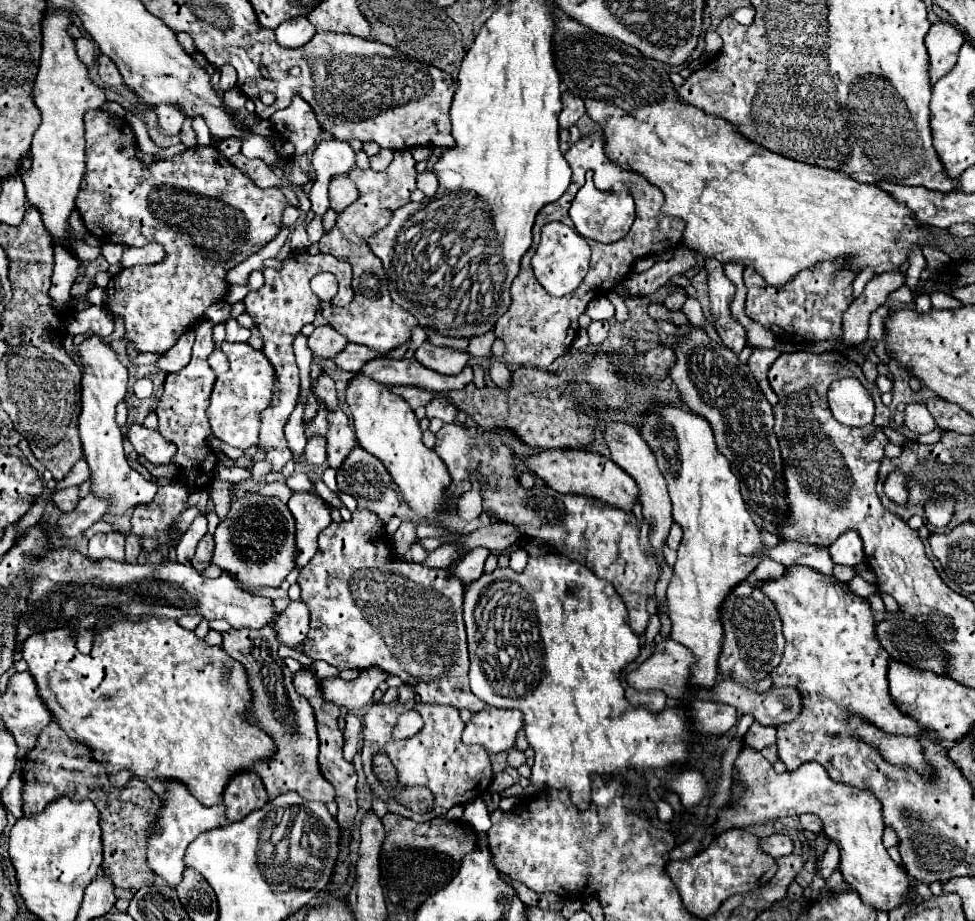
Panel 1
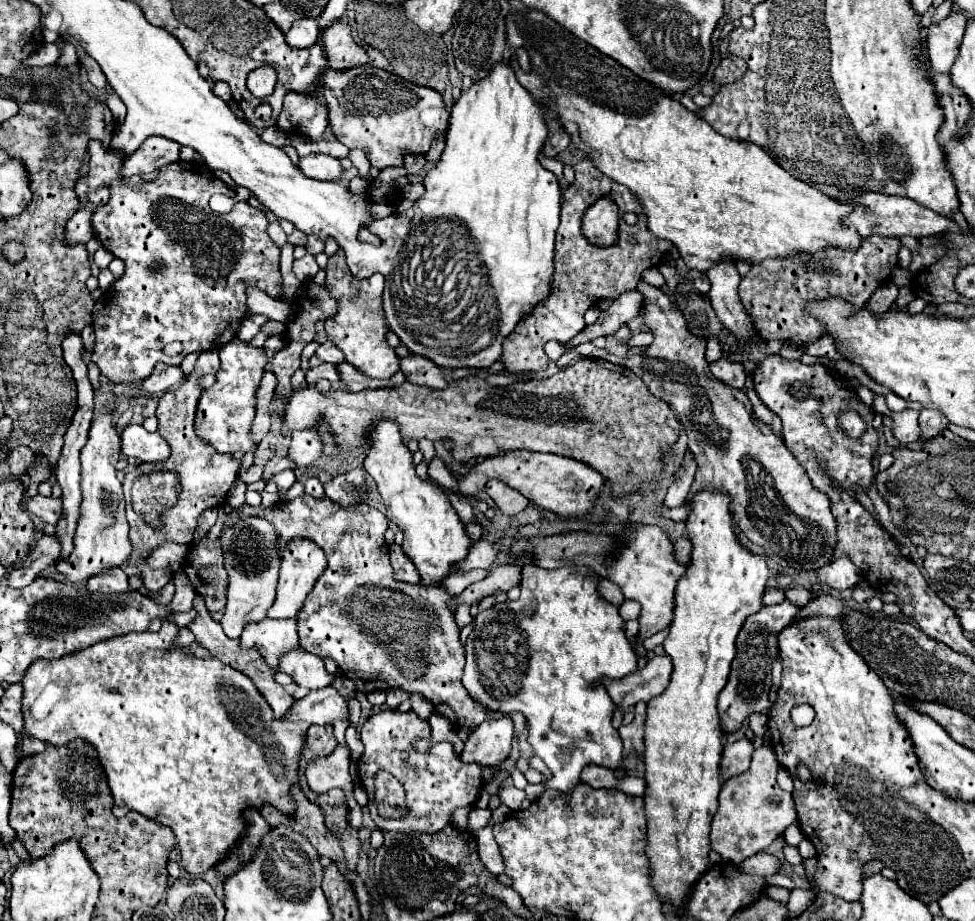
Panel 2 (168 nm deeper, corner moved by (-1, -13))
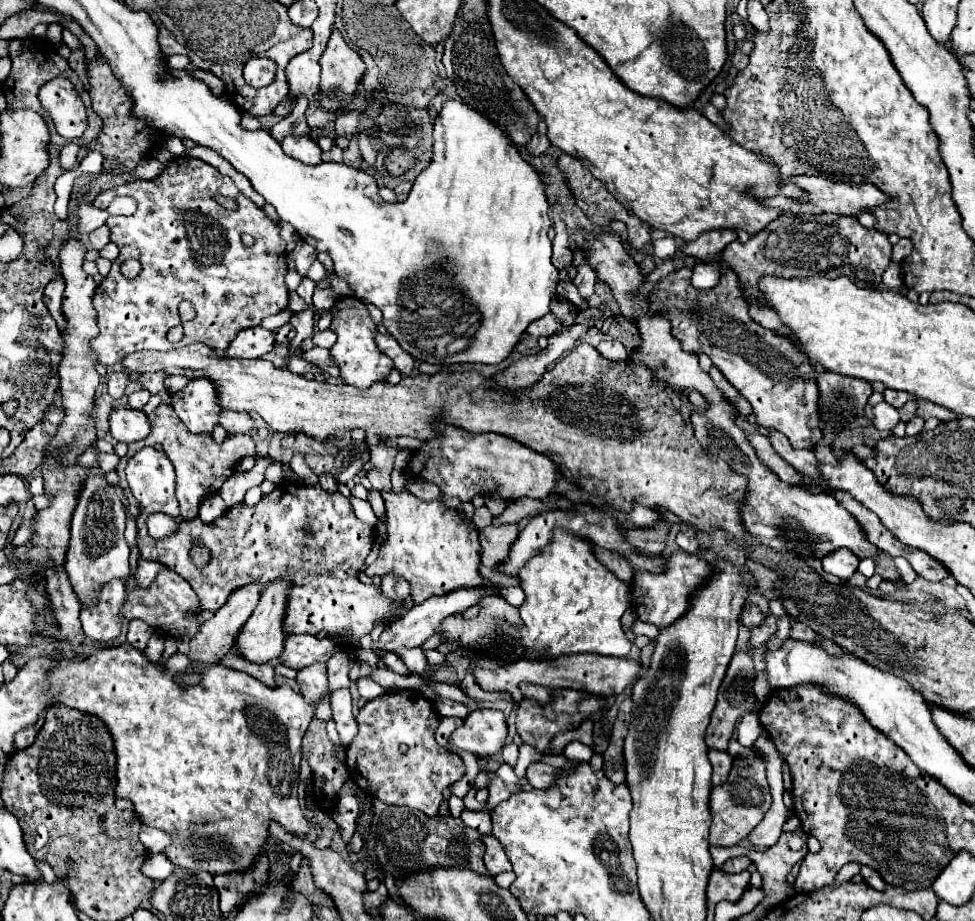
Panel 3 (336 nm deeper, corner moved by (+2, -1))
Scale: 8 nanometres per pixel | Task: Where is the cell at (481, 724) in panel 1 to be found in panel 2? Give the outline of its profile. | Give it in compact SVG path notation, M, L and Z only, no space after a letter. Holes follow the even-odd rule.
M508 716L486 720L470 732L460 758L464 762L476 762L480 766L496 768L508 758L512 750L512 736L514 724Z

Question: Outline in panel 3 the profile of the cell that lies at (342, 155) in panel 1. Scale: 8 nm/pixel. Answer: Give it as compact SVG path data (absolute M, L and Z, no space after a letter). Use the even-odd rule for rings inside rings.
M285 136L281 140L281 148L287 156L291 156L303 164L319 164L321 162L321 148L311 138Z

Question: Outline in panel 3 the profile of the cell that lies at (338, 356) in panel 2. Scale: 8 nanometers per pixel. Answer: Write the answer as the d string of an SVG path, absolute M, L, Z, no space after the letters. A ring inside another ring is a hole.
M327 328L327 330L317 330L315 334L313 334L313 344L315 346L319 346L319 348L331 348L333 344L335 344L335 332L331 330L331 328Z

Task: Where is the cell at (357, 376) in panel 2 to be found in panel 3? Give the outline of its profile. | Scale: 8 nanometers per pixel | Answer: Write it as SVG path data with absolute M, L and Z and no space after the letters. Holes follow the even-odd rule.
M311 348L311 350L305 350L303 352L303 358L315 366L319 366L323 372L331 374L331 376L339 376L339 370L335 366L335 362L331 360L329 356L329 350L325 348Z

